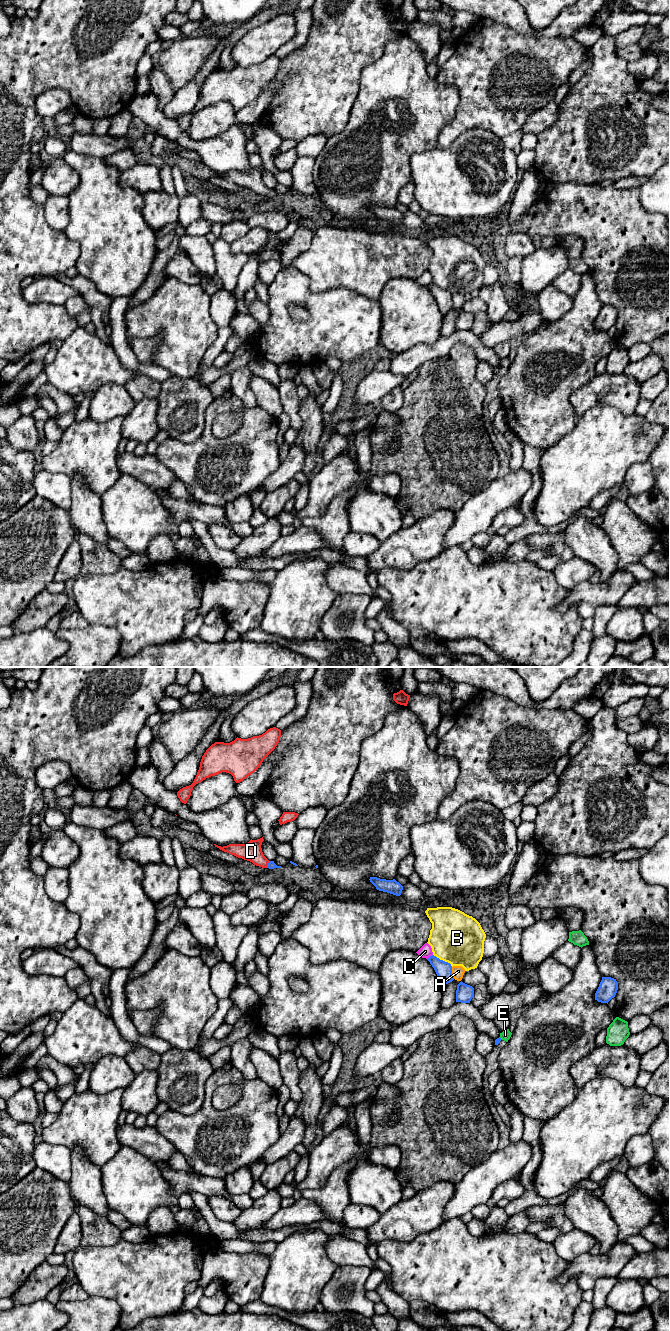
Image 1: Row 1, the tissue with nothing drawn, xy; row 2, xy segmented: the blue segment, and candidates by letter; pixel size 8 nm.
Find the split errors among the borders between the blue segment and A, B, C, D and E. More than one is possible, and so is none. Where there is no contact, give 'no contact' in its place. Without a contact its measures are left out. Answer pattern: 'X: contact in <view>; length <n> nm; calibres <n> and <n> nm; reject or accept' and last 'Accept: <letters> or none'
A: contact in xy; length 100 nm; calibres 130 and 100 nm; reject
B: contact in xy; length 190 nm; calibres 130 and 420 nm; reject
C: contact in xy; length 70 nm; calibres 130 and 100 nm; reject
D: contact in xy; length 60 nm; calibres 60 and 160 nm; accept
E: contact in xy; length 40 nm; calibres 50 and 80 nm; reject
Accept: D

